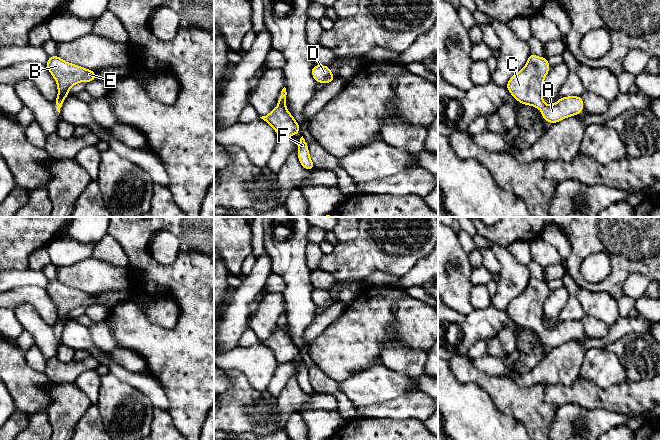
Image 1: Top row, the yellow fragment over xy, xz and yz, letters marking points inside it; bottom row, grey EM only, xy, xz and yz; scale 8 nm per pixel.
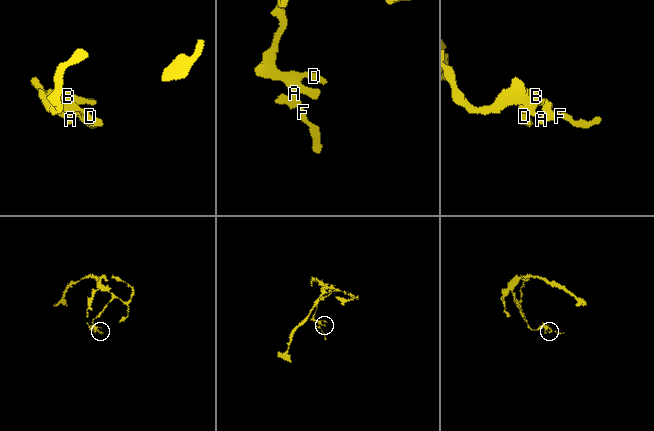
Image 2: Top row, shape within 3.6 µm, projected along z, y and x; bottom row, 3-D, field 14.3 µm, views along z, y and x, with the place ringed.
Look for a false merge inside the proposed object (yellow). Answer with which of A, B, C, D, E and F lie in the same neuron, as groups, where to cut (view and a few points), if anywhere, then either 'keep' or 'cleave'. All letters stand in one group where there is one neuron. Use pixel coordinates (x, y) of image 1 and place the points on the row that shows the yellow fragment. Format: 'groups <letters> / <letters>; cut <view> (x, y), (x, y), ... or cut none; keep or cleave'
groups A B C D E F; cut none; keep

